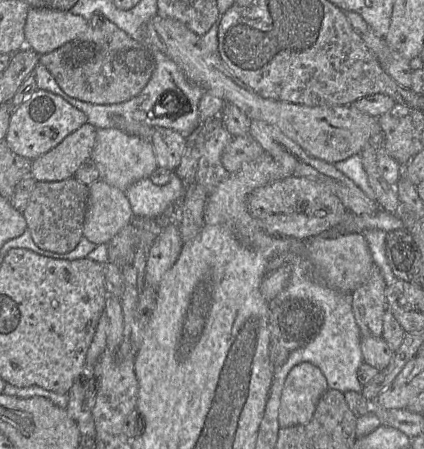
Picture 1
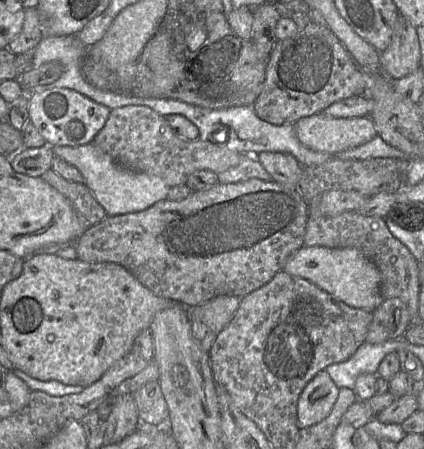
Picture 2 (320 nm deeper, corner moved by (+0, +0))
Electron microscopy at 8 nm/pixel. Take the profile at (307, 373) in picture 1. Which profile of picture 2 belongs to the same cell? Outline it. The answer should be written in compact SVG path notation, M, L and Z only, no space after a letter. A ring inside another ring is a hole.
M326 370L318 372L301 392L297 402L297 425L300 429L326 418L339 395L339 387Z

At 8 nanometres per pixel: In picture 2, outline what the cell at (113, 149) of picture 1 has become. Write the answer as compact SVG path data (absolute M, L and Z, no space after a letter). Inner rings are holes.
M93 143L78 147L54 146L56 156L72 164L82 173L85 184L105 209L107 216L139 212L166 199L169 187L159 177L128 170L117 164L113 158Z

